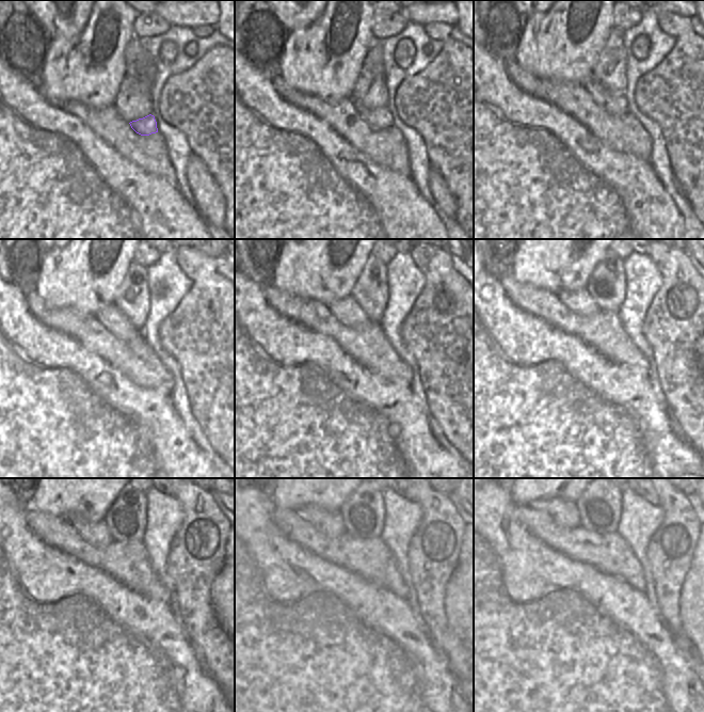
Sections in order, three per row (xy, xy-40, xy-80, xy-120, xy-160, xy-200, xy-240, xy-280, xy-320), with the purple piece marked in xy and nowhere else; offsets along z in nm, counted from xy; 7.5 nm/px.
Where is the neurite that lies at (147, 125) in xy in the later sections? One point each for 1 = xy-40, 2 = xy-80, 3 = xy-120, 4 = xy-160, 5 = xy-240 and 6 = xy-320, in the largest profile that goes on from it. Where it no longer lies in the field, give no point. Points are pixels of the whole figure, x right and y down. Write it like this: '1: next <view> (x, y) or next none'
1: next xy-40 (381, 119)
2: next xy-80 (609, 103)
3: next xy-120 (110, 316)
4: next xy-160 (347, 311)
5: next xy-240 (96, 534)
6: next xy-320 (563, 512)

